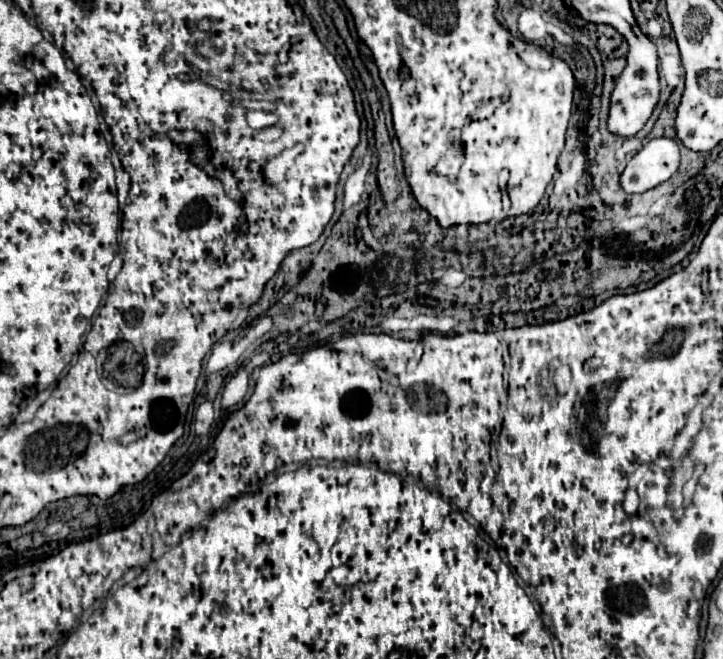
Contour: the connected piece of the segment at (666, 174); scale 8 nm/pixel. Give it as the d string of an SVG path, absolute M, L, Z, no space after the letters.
M654 138L628 162L620 176L628 194L646 192L666 182L680 166L680 146L672 138Z

